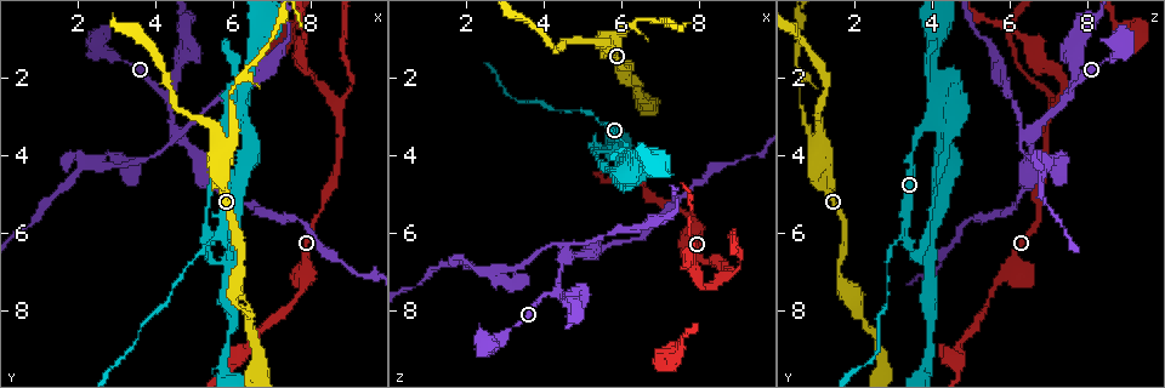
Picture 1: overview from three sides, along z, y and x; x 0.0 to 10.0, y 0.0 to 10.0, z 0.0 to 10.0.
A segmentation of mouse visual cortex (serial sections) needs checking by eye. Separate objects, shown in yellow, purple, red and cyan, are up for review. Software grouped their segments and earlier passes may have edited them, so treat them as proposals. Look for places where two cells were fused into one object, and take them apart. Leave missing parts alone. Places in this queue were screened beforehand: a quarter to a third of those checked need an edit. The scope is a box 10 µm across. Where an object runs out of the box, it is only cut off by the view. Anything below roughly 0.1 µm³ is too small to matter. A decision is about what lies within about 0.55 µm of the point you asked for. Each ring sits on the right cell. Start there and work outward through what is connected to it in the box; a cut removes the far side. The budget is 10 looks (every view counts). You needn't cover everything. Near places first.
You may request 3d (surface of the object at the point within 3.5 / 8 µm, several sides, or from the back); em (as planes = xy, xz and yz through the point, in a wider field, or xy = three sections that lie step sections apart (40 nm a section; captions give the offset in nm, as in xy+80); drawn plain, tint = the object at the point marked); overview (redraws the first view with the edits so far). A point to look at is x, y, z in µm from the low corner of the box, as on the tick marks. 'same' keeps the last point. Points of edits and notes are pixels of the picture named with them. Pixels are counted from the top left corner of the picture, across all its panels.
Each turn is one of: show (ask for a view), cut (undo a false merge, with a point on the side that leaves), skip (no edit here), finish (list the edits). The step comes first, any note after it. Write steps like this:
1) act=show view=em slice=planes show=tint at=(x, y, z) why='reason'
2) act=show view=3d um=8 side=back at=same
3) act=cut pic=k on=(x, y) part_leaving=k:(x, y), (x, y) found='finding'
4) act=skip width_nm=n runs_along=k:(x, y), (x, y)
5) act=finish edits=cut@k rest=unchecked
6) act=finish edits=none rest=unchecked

act=show view=3d um=3.5 at=(4.55, 3.55, 6.55) why='sharp bend'

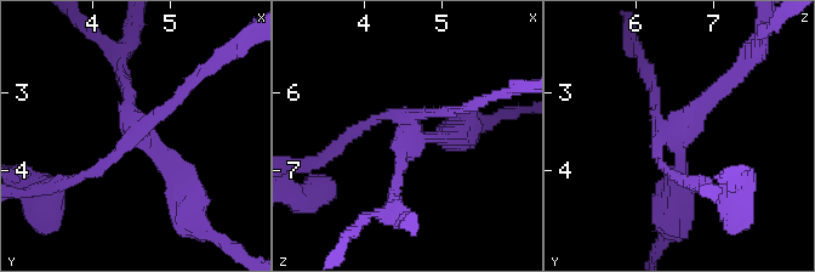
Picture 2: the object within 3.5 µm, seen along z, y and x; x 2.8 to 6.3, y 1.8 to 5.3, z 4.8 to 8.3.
act=show view=em slice=xy step=3 show=tint at=(4.55, 3.45, 6.60) arms=4 arm_widths_nm=150,150,200,250 why='shape alone is not enough'

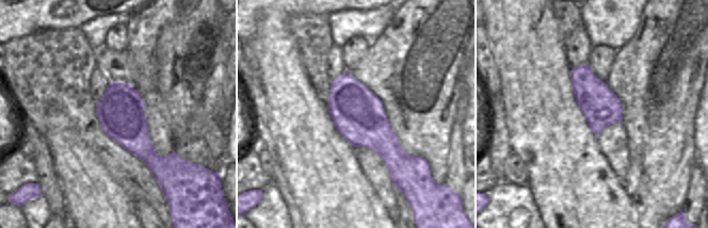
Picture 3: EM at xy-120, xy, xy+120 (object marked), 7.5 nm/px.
act=cut pic=2 on=(97, 171) part_leaving=2:(135, 134), (101, 168), (41, 190) found='two cells meet here'

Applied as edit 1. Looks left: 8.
act=show view=3d um=3.5 at=(5.70, 3.80, 1.10) why='branch point'

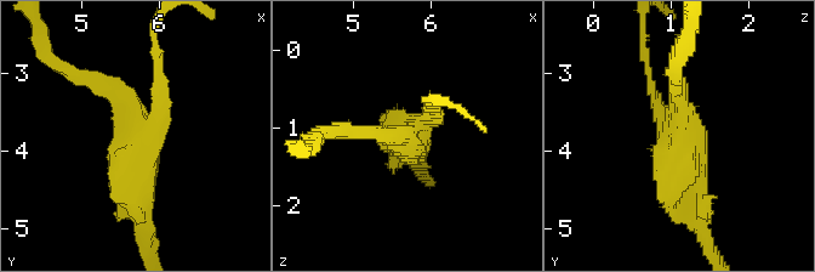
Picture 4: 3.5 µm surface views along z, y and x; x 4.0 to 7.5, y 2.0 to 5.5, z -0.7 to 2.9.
act=show view=em slice=xy step=1 show=tint at=(5.70, 3.70, 1.15)

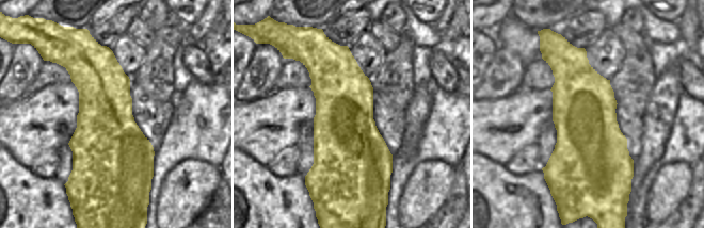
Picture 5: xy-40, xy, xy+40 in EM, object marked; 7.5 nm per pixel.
act=cut pic=4 on=(160, 84) arm_widths_nm=150,200,250 found='a second cell is stuck on'

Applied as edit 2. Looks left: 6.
act=show view=3d um=3.5 at=(6.00, 6.20, 3.95) why='a fork'

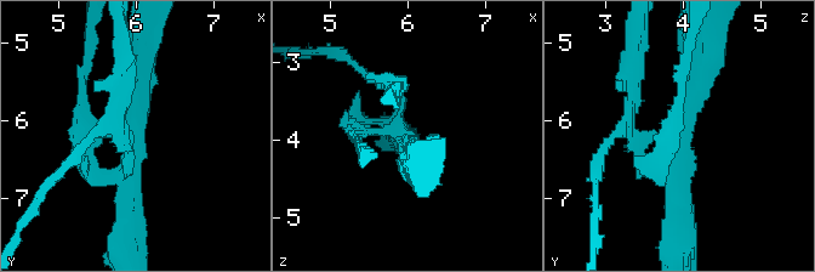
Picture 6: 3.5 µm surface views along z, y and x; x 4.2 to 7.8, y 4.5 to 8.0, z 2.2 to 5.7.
act=show view=em slice=xy step=5 show=tint at=(5.95, 6.25, 3.90) why='now the EM'

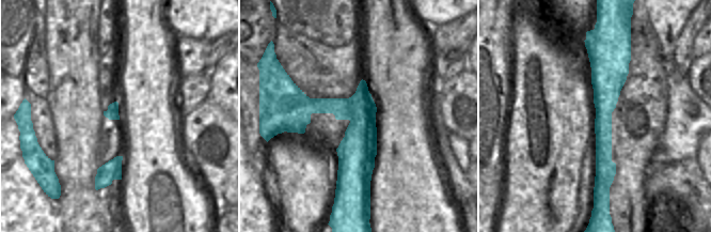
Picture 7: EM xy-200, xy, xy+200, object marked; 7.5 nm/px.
act=skip width_nm=280 runs_along=6:(631, 100), (638, 137), (680, 141), (680, 219) found='one cell here'

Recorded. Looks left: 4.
act=show view=3d um=3.5 at=(7.75, 7.40, 5.60)

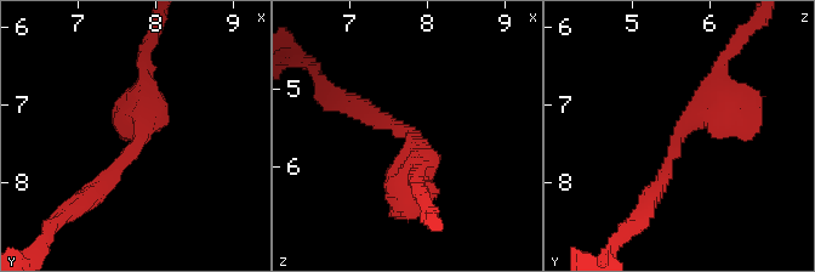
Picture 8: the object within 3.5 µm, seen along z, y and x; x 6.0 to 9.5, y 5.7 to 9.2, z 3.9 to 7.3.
act=show view=em slice=xy step=2 show=tint at=(7.80, 7.45, 5.55)

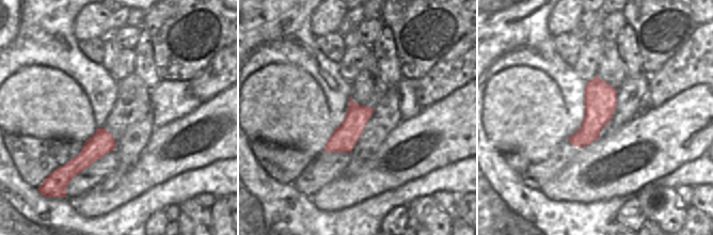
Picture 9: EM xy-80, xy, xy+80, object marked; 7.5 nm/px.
act=skip arm_widths_nm=200,350 runs_along=8:(718, 77), (649, 200) found='continuous, no second cell'

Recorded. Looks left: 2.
act=finish edits=cut@2,cut@4 rest=unchecked

